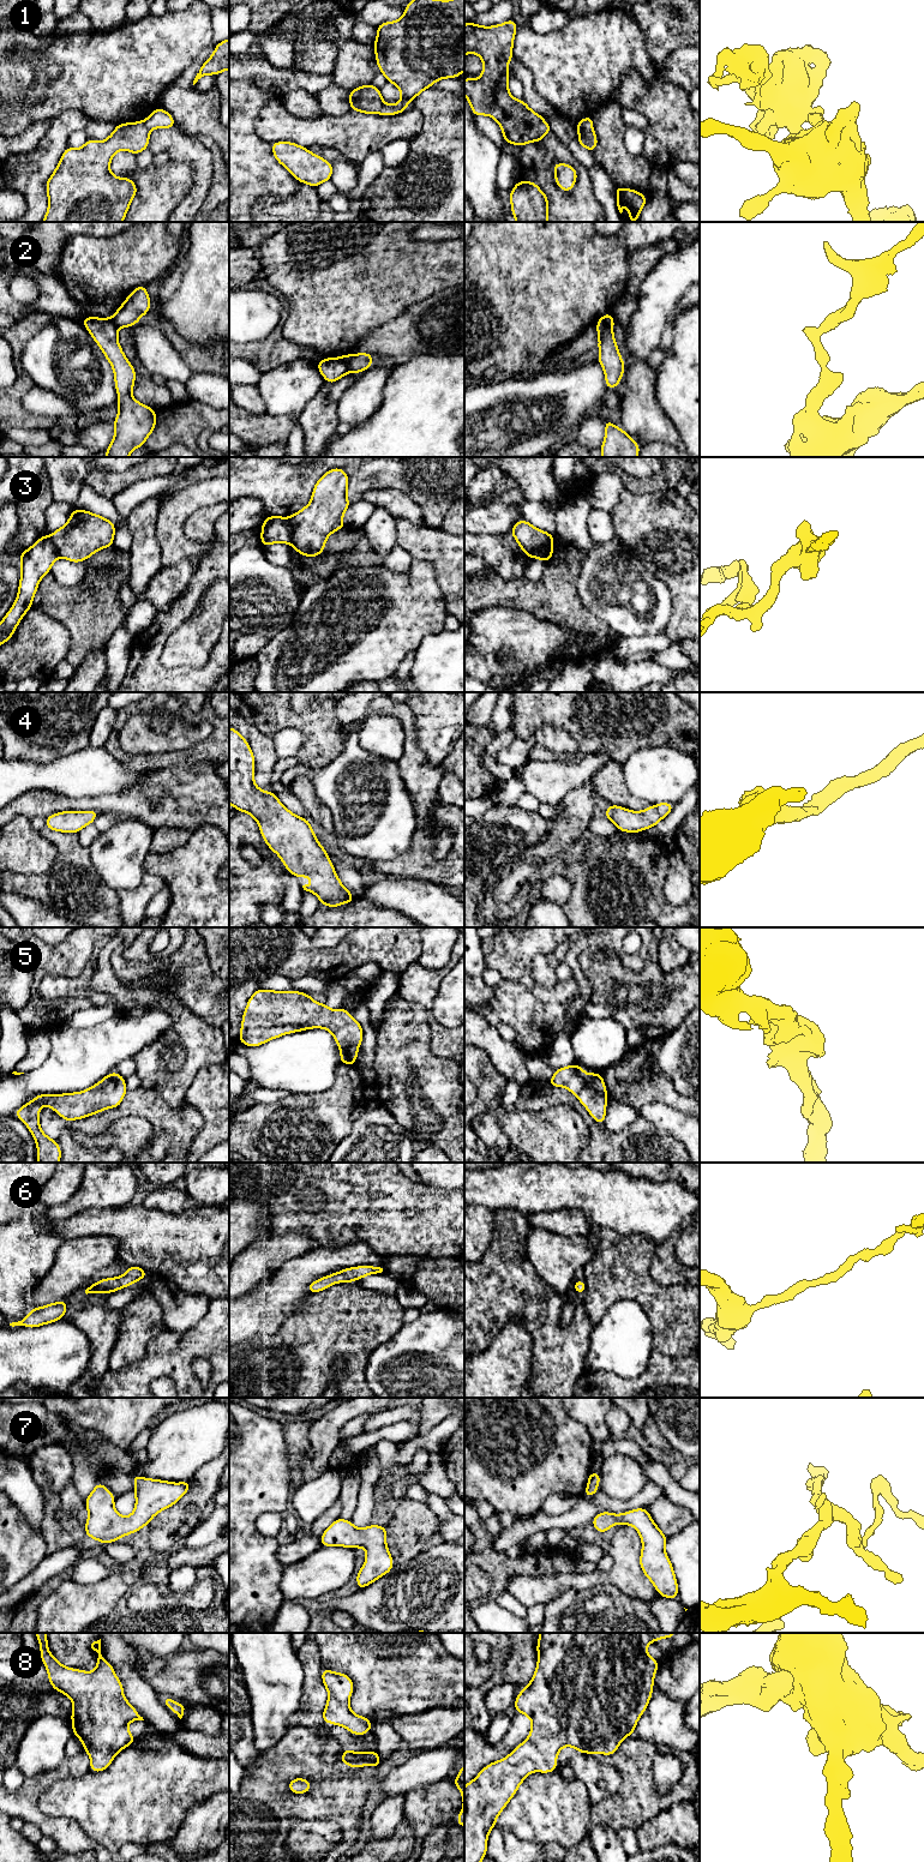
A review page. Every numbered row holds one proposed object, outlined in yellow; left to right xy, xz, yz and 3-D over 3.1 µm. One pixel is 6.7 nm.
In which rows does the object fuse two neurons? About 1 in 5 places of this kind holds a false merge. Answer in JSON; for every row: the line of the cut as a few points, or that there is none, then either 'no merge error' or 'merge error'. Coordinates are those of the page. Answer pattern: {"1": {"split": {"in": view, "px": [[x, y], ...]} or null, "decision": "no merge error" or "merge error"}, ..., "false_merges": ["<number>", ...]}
{"1": {"split": {"in": "yz", "px": [[577, 122], [592, 128]]}, "decision": "merge error"}, "2": {"split": {"in": "xz", "px": [[352, 354], [348, 361], [348, 371]]}, "decision": "merge error"}, "3": {"split": {"in": "xz", "px": [[286, 518], [290, 529], [290, 542]]}, "decision": "merge error"}, "4": {"split": null, "decision": "no merge error"}, "5": {"split": null, "decision": "no merge error"}, "6": {"split": null, "decision": "no merge error"}, "7": {"split": null, "decision": "no merge error"}, "8": {"split": null, "decision": "no merge error"}, "false_merges": ["1", "2", "3"]}

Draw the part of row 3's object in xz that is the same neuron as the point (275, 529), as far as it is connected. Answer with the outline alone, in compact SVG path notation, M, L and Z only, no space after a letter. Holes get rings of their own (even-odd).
M268 516L266 519L260 525L262 535L260 542L263 547L280 542L290 543L292 542L292 529L289 522L286 517L281 516Z

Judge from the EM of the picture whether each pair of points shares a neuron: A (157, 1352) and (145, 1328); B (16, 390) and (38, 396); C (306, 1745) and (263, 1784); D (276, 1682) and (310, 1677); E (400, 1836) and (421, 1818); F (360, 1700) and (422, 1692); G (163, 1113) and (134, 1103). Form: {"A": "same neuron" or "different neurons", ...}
{"A": "different neurons", "B": "different neurons", "C": "same neuron", "D": "different neurons", "E": "different neurons", "F": "same neuron", "G": "same neuron"}

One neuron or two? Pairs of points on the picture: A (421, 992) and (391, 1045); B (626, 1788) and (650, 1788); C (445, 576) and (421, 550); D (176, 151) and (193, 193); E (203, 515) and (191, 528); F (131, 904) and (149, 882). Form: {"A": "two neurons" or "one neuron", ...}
{"A": "two neurons", "B": "one neuron", "C": "one neuron", "D": "one neuron", "E": "one neuron", "F": "one neuron"}

